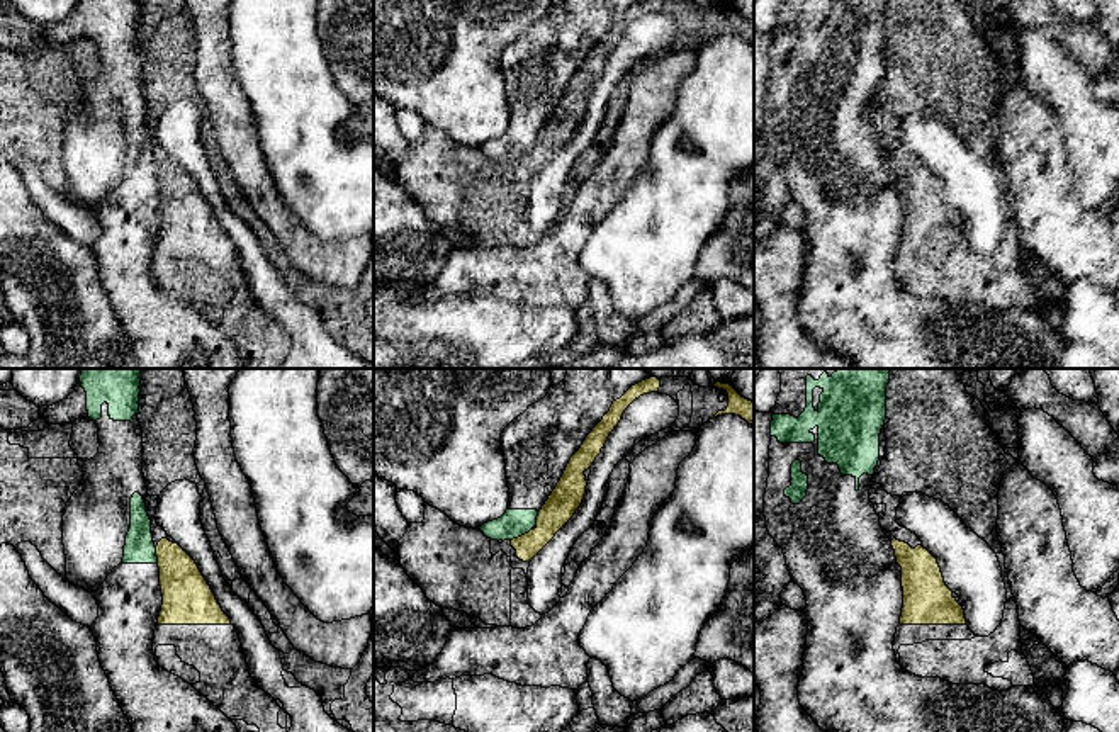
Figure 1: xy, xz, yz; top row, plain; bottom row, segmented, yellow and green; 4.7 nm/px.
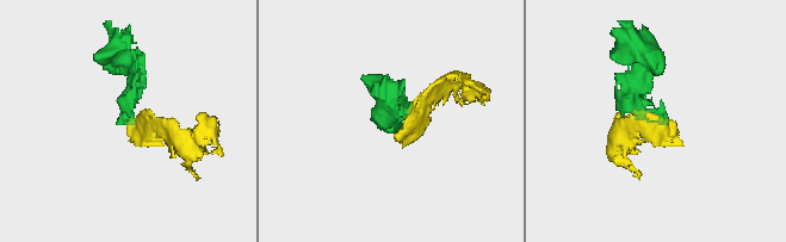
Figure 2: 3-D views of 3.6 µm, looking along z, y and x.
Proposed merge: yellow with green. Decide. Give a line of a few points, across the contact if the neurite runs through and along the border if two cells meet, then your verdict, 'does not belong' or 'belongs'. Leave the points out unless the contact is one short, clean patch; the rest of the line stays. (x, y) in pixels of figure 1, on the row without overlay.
line xz (534, 148), (511, 160); does not belong

